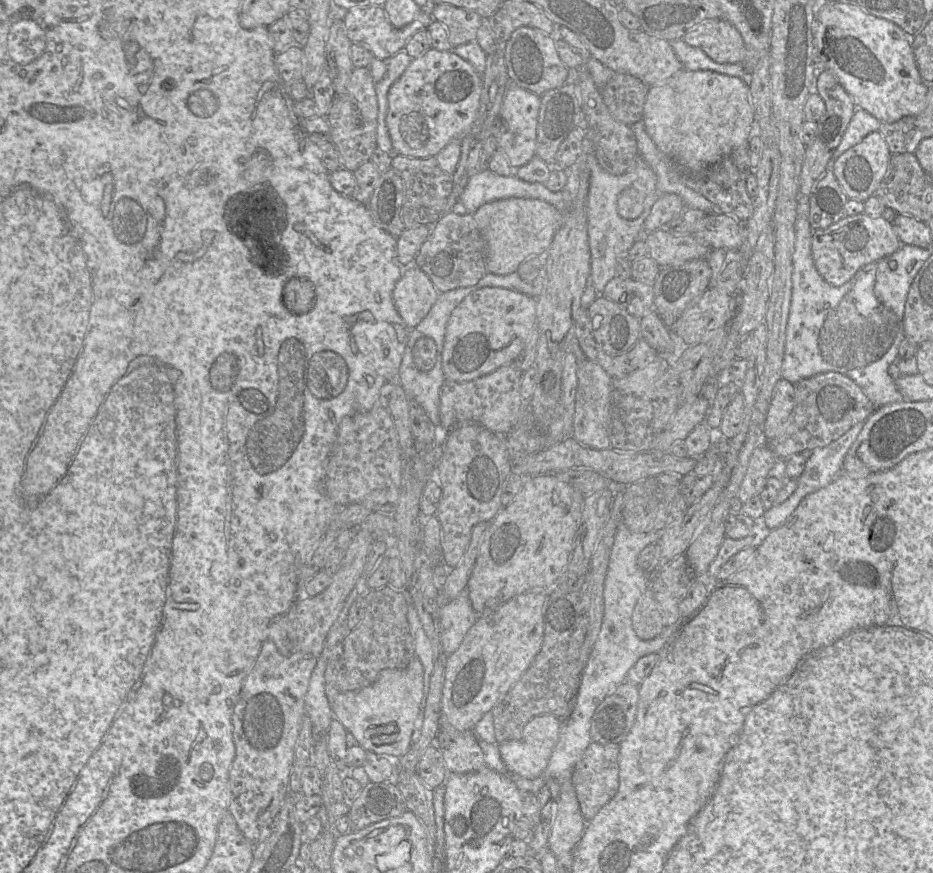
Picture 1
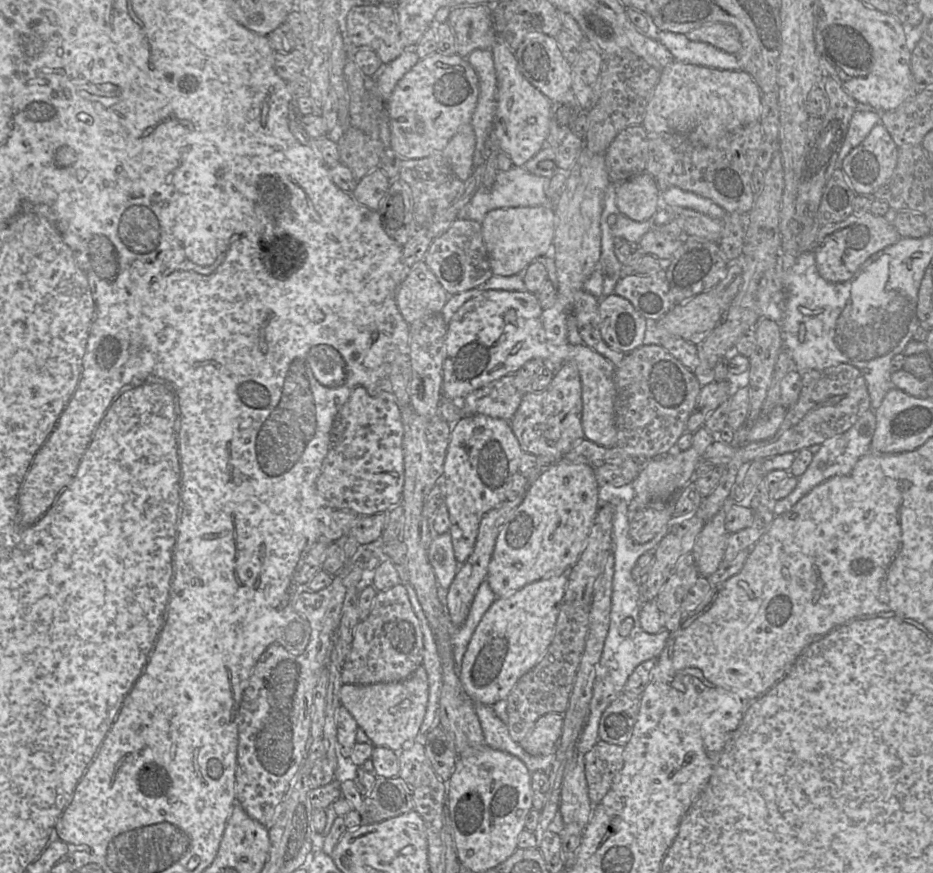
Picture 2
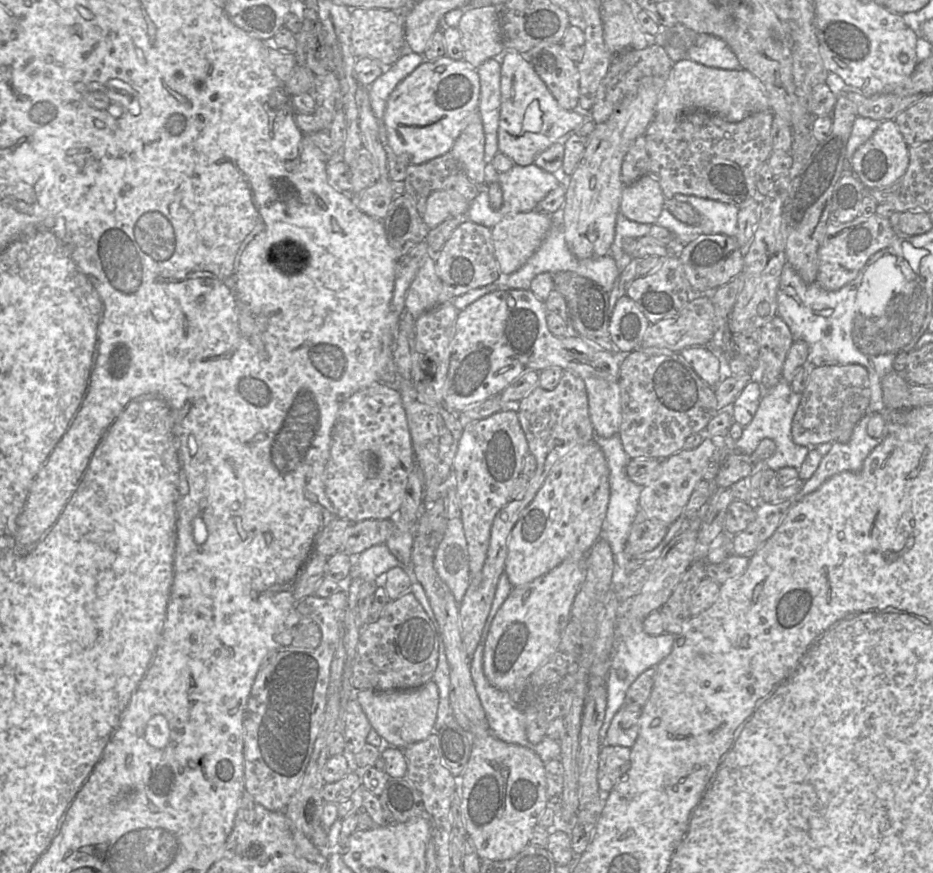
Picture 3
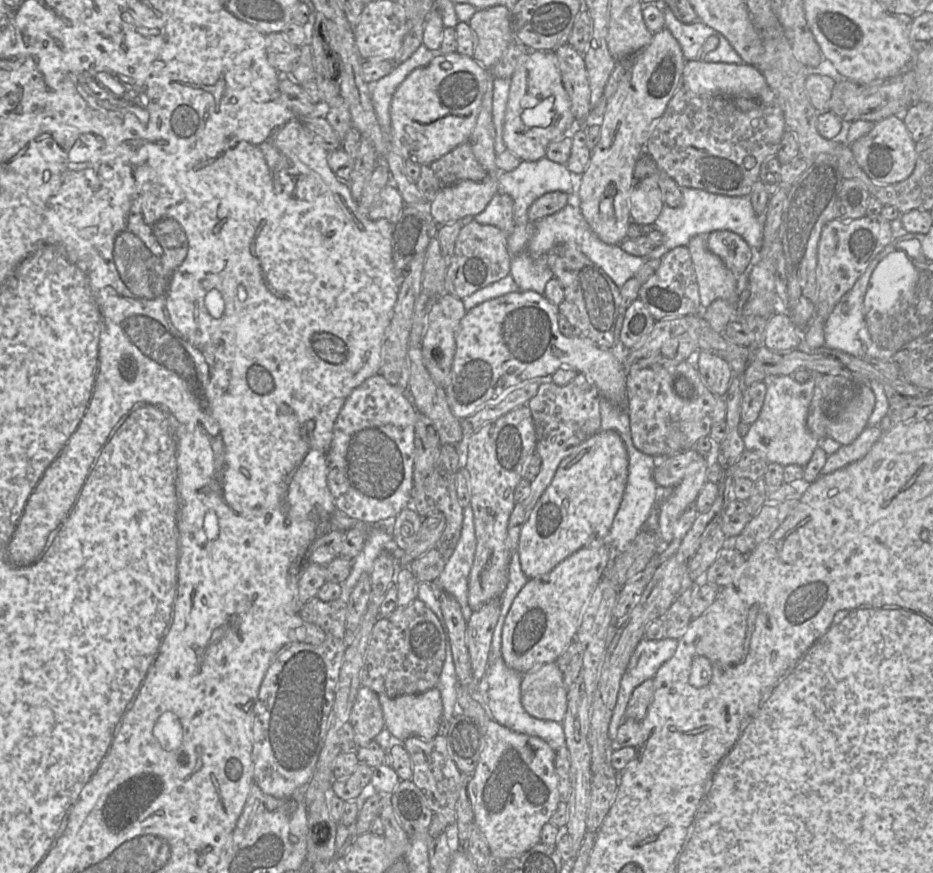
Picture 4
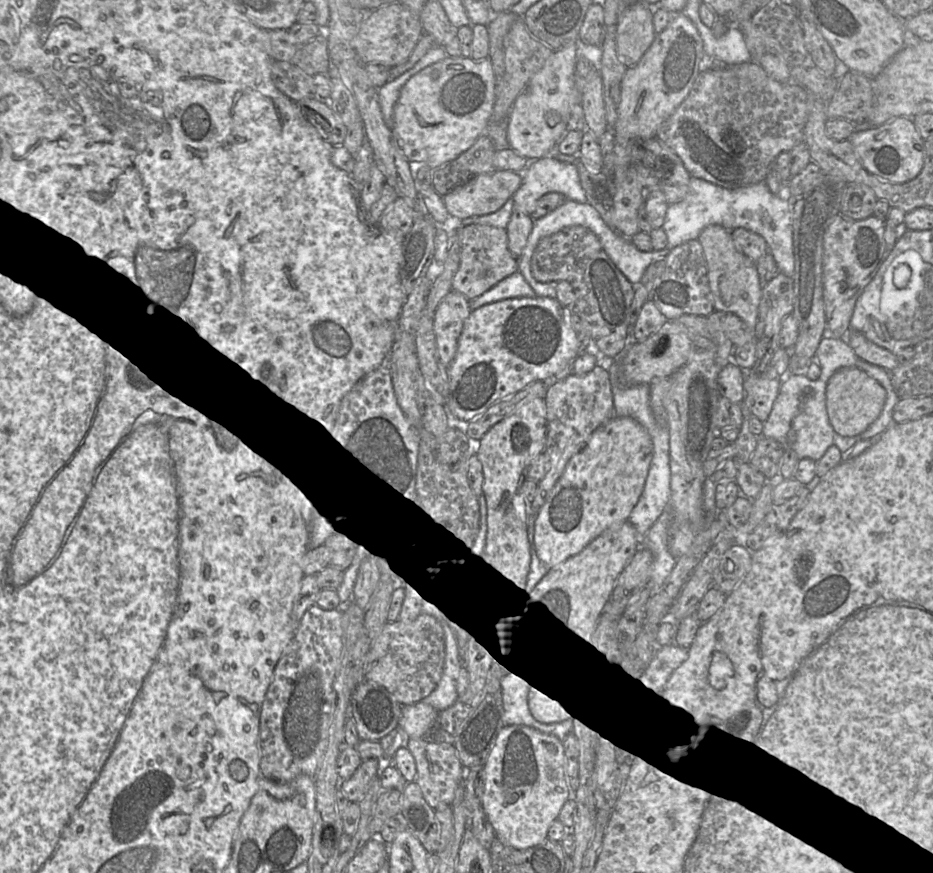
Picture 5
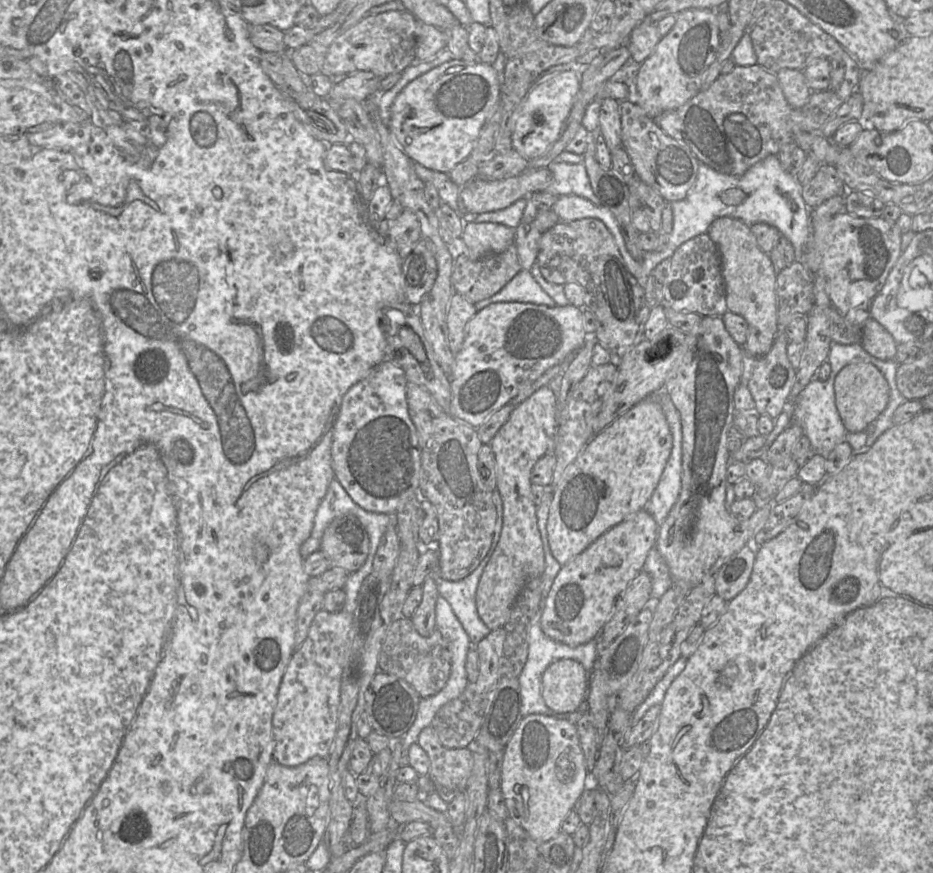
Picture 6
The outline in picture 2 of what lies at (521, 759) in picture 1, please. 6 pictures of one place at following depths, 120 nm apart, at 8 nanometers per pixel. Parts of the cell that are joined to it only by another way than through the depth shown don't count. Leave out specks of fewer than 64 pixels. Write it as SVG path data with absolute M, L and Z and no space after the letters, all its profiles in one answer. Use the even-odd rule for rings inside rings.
M548 713L535 724L532 732L520 743L523 750L532 756L554 752L564 725L564 714Z

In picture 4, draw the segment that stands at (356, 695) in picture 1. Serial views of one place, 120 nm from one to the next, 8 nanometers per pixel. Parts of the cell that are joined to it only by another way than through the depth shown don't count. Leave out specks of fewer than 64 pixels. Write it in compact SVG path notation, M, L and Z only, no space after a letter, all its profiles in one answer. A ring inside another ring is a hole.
M437 687L423 693L388 697L379 695L385 728L400 742L410 737L431 740L437 736L443 727L443 704Z

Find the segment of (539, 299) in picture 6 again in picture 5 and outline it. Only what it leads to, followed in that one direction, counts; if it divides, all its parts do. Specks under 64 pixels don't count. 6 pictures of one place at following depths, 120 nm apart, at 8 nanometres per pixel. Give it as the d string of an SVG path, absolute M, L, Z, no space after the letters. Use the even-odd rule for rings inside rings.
M520 272L504 278L480 296L469 300L471 311L481 306L511 298L535 297L536 294Z

